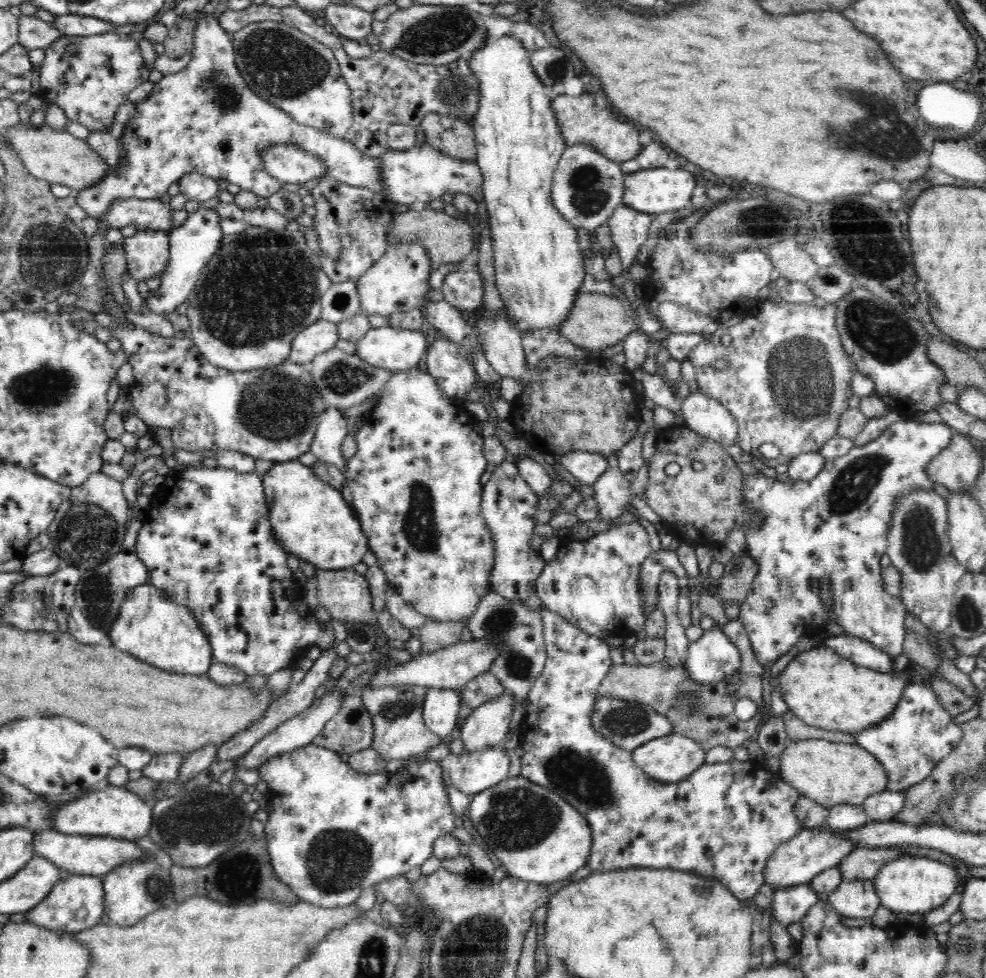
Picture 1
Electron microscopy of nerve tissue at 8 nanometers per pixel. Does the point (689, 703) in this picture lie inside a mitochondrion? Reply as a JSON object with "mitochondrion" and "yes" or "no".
{"mitochondrion":"yes"}

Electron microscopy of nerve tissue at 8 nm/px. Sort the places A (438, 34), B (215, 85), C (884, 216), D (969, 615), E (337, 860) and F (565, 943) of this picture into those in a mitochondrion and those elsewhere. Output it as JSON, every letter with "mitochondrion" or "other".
{"A":"mitochondrion","B":"mitochondrion","C":"mitochondrion","D":"mitochondrion","E":"mitochondrion","F":"other"}

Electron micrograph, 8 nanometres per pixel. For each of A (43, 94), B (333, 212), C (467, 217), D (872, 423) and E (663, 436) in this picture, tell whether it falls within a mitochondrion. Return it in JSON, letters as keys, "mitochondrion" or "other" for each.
{"A":"other","B":"other","C":"other","D":"other","E":"other"}

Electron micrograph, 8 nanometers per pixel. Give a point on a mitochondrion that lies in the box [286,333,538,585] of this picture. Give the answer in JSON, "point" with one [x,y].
{"point":[419,528]}

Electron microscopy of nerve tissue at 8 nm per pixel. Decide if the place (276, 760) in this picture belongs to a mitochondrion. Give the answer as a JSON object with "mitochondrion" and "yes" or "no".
{"mitochondrion":"no"}

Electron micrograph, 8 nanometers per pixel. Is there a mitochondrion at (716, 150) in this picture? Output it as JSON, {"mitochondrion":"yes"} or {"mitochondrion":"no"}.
{"mitochondrion":"no"}

